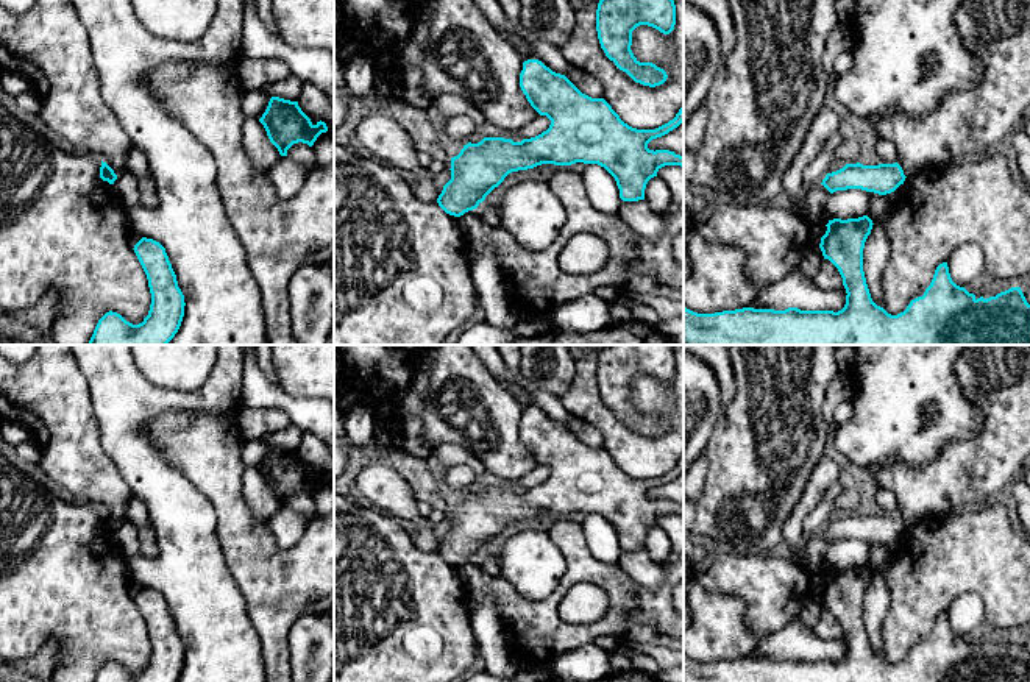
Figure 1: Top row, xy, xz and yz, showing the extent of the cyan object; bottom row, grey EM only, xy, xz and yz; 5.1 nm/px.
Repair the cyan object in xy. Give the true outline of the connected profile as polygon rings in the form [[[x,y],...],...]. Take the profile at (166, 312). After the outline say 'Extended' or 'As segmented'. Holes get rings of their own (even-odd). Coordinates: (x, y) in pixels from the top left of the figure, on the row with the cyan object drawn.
[[[142,237],[133,250],[148,279],[148,315],[142,323],[133,325],[117,312],[106,312],[98,320],[89,345],[167,345],[181,326],[186,303],[165,248]]]. As segmented

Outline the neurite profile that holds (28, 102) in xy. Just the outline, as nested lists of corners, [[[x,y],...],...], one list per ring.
[[[23,92],[14,97],[16,106],[20,108],[25,114],[39,114],[42,101],[39,95],[33,92]]]

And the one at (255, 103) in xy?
[[[261,89],[256,91],[243,91],[242,94],[242,111],[247,117],[253,117],[259,120],[262,114],[265,112],[270,95],[262,92]]]

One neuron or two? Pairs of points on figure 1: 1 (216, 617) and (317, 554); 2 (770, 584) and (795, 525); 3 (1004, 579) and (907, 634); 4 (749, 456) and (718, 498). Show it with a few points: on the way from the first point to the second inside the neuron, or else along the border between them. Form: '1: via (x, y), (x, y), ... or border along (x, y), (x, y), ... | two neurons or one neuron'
1: border along (227, 565), (256, 632) | two neurons
2: border along (788, 559), (810, 575) | two neurons
3: via (977, 579), (954, 579), (926, 607) | one neuron
4: via (748, 467), (729, 487) | one neuron

